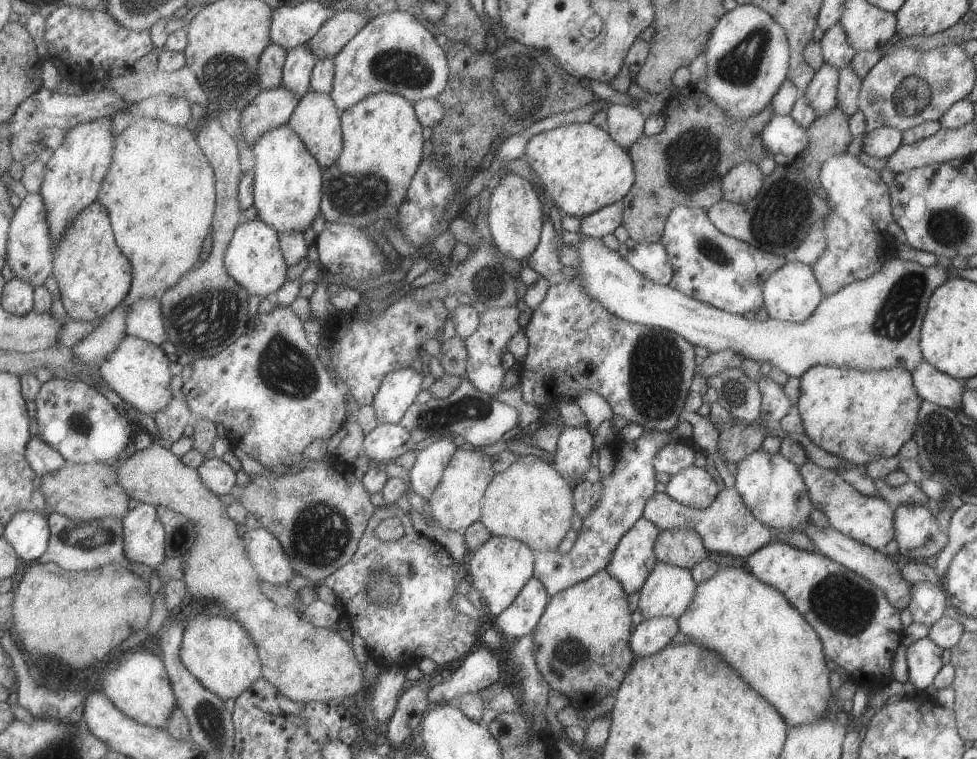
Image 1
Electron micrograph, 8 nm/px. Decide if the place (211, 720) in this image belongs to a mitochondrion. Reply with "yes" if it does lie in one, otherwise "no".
yes

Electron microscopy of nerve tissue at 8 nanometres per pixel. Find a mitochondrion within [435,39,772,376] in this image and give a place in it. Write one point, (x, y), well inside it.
(523, 85)

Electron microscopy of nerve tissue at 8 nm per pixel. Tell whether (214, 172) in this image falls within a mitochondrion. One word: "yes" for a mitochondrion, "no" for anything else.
no

